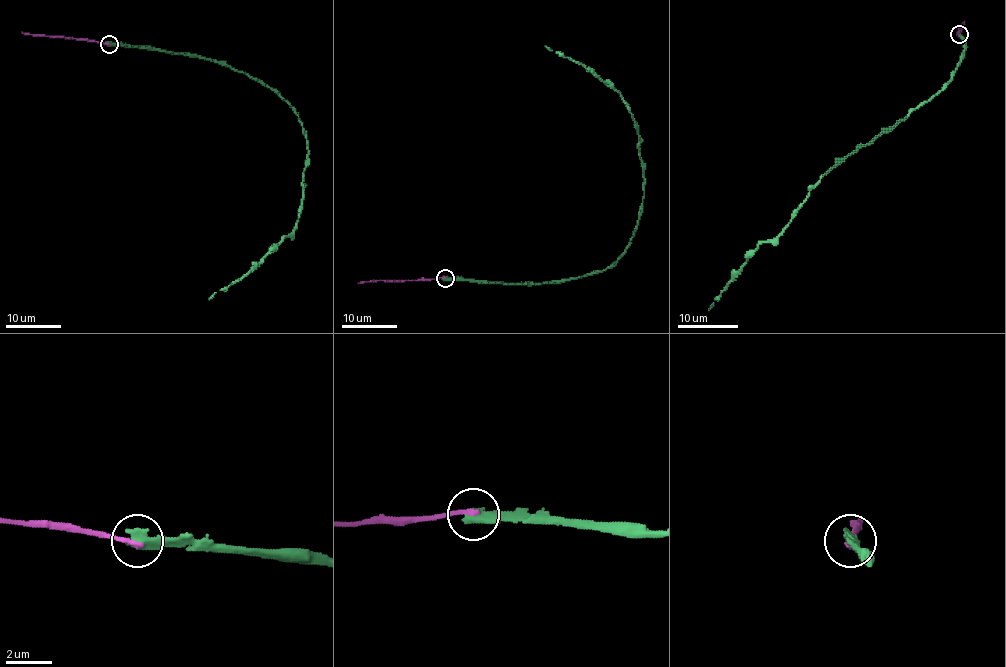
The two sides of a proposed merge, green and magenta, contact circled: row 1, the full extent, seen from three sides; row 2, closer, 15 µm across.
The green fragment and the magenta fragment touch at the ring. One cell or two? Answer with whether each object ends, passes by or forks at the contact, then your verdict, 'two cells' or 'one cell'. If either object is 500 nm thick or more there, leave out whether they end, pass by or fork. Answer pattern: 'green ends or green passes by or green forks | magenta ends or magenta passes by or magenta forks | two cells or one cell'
two cells

